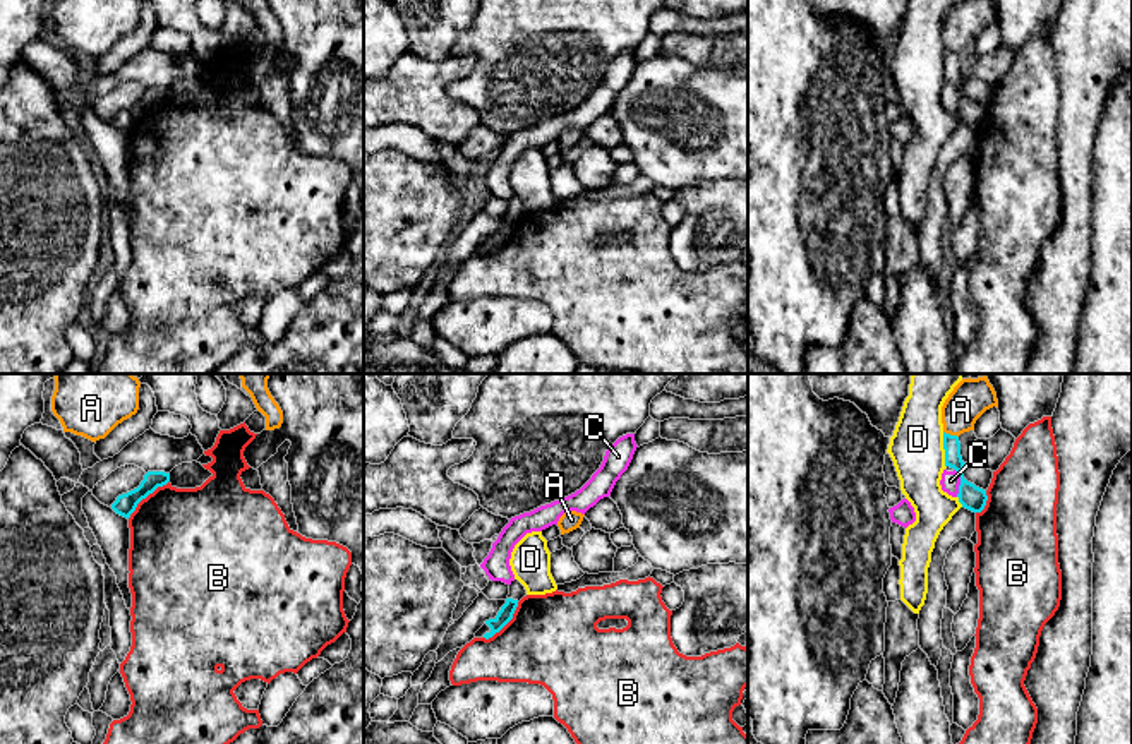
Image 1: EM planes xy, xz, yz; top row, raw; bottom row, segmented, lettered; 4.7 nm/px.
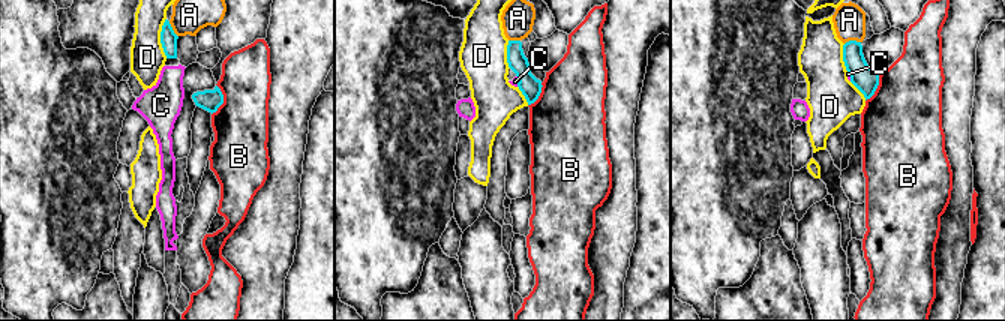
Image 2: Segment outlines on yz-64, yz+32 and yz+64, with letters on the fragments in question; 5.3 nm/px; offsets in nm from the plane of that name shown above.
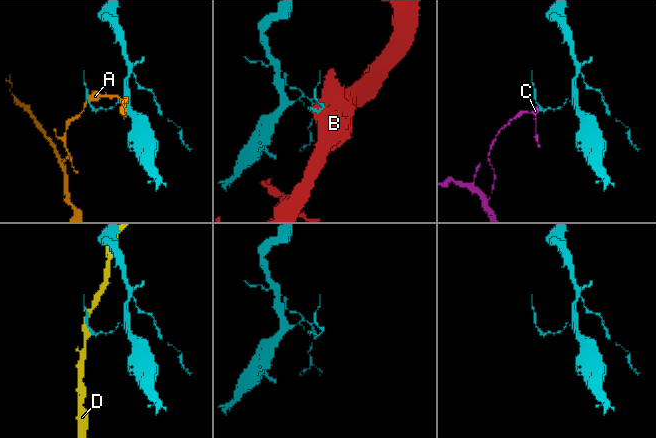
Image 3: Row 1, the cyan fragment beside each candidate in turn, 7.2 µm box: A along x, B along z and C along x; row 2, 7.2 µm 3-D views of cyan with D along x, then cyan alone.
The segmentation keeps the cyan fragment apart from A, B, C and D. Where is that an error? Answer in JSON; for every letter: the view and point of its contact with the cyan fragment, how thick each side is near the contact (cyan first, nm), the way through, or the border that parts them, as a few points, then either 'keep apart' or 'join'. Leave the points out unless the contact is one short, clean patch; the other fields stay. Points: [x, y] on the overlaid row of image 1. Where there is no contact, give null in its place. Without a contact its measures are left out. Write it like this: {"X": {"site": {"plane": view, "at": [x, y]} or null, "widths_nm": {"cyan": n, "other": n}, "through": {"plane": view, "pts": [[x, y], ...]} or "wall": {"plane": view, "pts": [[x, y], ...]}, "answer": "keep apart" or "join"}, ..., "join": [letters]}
{"A": {"site": {"plane": "yz", "at": [949, 434]}, "widths_nm": {"cyan": 80, "other": 180}, "answer": "keep apart"}, "B": {"site": {"plane": "xy", "at": [146, 496]}, "widths_nm": {"cyan": 100, "other": 460}, "answer": "keep apart"}, "C": {"site": {"plane": "yz", "at": [961, 482]}, "widths_nm": {"cyan": 120, "other": 90}, "wall": {"plane": "yz", "pts": [[954, 468], [959, 475], [959, 492], [956, 496]]}, "answer": "keep apart"}, "D": {"site": {"plane": "yz", "at": [944, 448]}, "widths_nm": {"cyan": 100, "other": 260}, "answer": "keep apart"}, "join": []}

